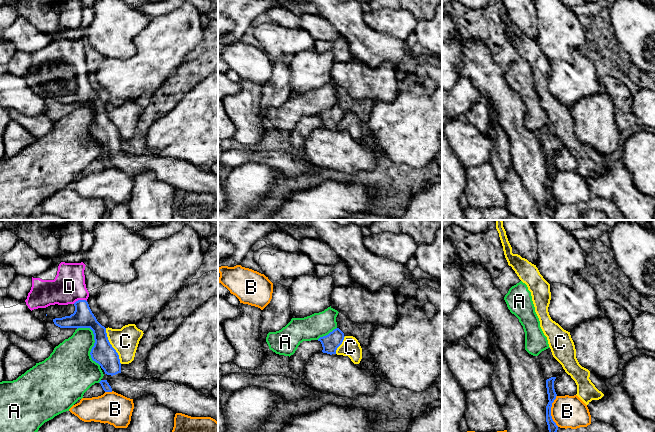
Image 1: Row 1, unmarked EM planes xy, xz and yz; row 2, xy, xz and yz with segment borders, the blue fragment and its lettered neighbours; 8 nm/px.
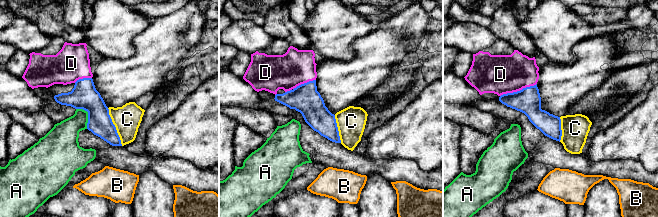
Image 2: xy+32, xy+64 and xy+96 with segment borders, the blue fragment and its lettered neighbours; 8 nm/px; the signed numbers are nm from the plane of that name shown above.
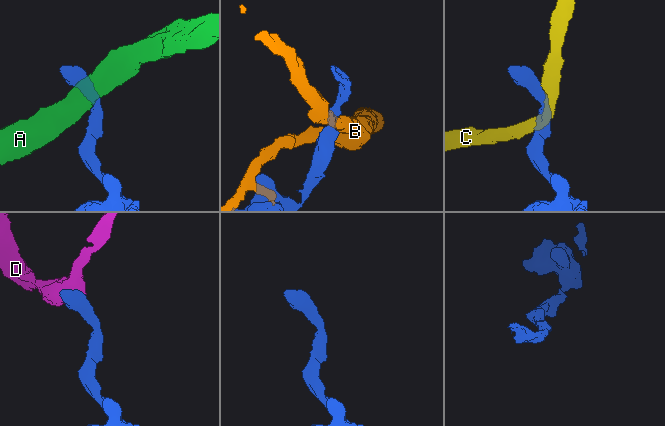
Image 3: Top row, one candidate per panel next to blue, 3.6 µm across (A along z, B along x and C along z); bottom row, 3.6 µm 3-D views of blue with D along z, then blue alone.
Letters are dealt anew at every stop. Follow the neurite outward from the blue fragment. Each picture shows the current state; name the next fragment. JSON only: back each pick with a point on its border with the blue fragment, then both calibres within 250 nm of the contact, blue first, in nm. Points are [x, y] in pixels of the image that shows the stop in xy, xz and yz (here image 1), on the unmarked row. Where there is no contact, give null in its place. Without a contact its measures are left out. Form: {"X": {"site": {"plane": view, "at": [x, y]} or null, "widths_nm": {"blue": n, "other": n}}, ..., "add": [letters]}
{"D": {"site": {"plane": "xy", "at": [79, 76]}, "widths_nm": {"blue": 160, "other": 260}}, "add": ["D"]}

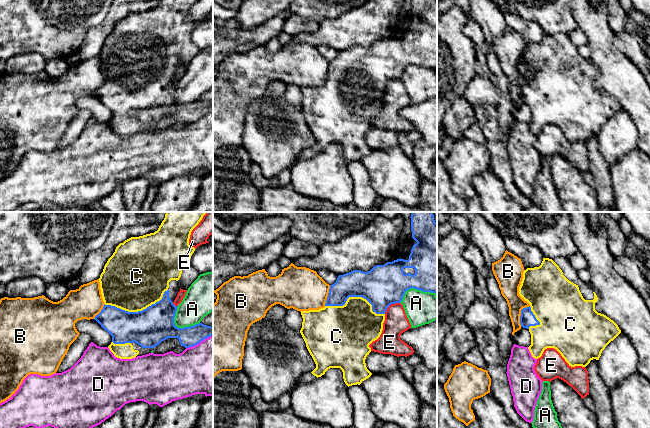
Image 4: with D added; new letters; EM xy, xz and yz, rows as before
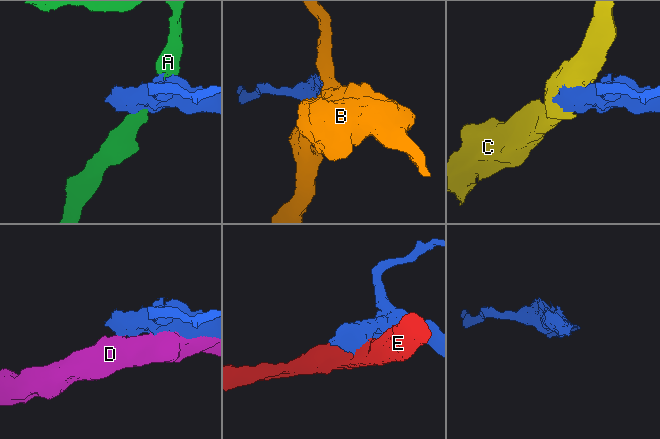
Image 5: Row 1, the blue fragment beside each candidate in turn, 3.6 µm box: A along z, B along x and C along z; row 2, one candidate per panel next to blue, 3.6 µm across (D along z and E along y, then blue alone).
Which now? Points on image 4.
{"C": {"site": {"plane": "xy", "at": [138, 87]}, "widths_nm": {"blue": 300, "other": 480}}, "add": ["C"]}

